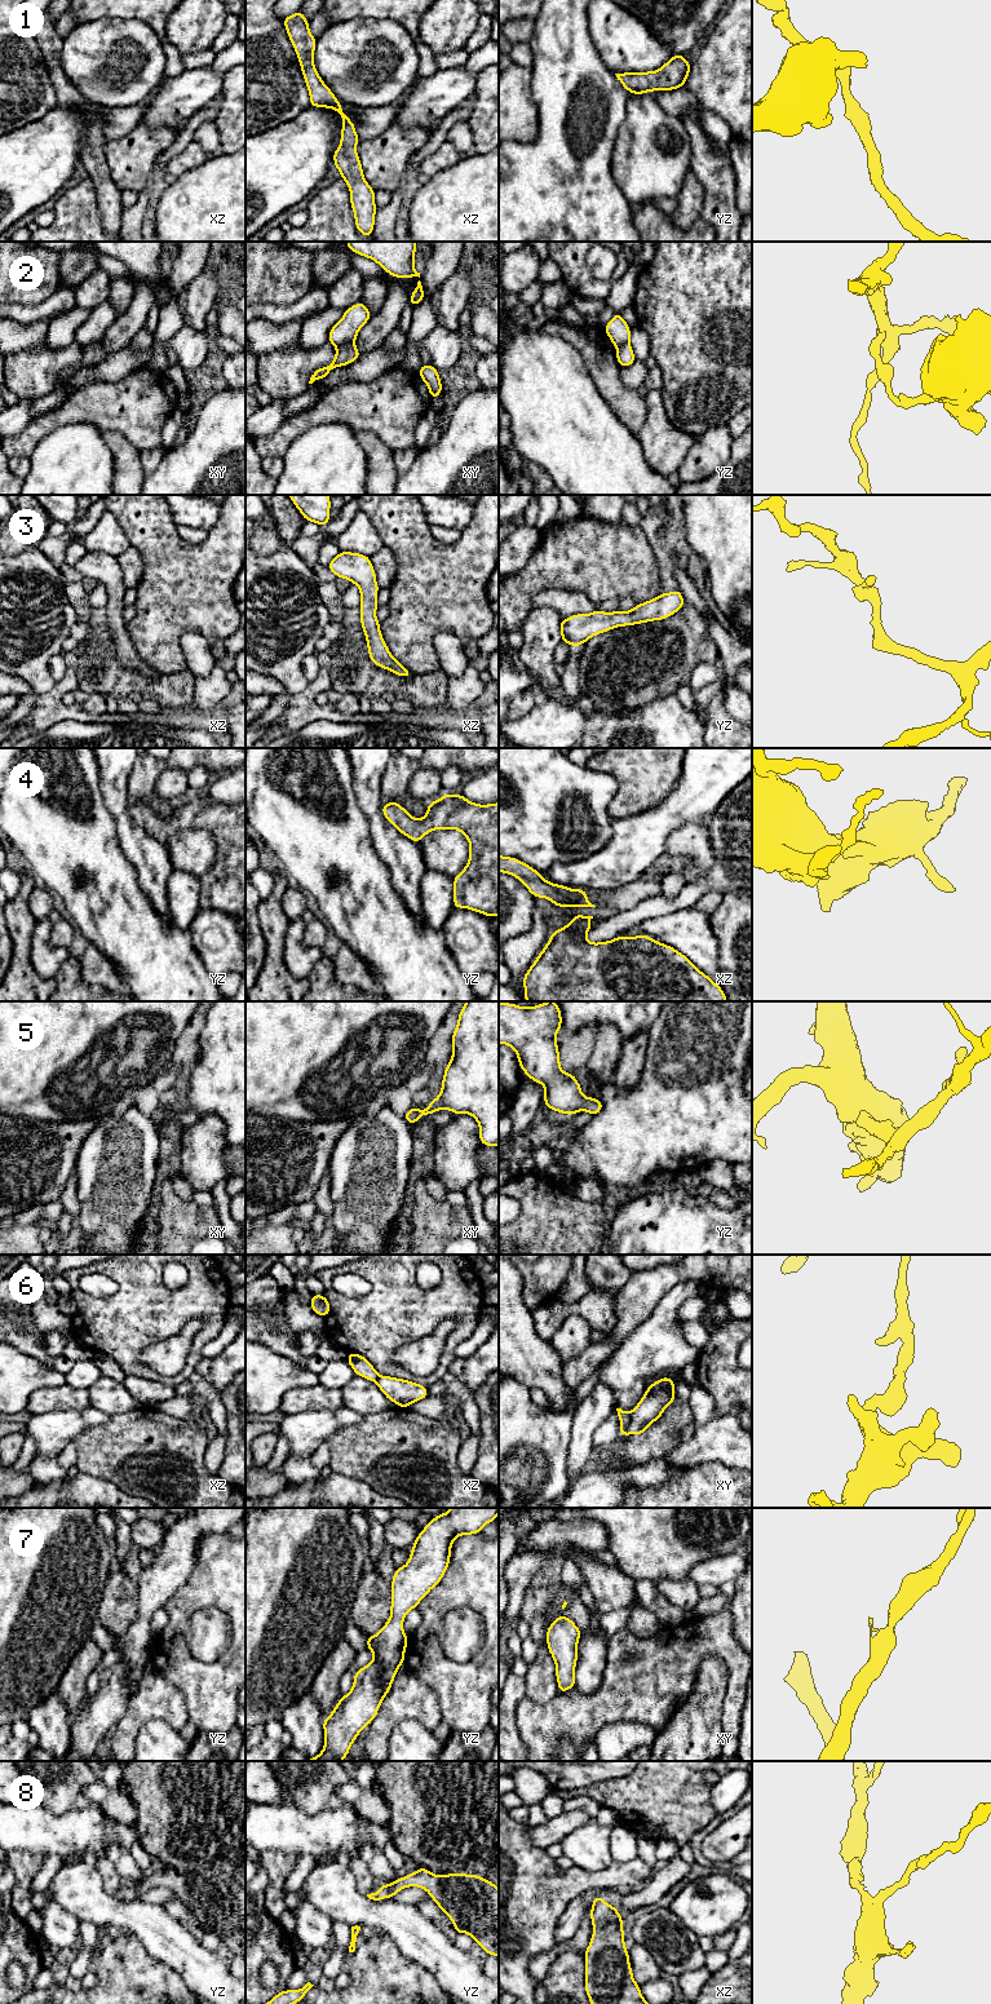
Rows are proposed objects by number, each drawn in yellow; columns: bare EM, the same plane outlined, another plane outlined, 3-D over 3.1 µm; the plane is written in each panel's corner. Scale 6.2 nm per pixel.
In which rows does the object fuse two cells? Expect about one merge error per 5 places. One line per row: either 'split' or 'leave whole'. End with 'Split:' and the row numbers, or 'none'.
1: leave whole
2: split
3: leave whole
4: leave whole
5: leave whole
6: split
7: leave whole
8: leave whole
Split: 2, 6

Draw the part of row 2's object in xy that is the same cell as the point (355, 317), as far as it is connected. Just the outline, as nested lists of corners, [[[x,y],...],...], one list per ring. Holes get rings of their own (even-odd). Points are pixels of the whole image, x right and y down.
[[[363,301],[344,311],[342,318],[329,329],[328,342],[340,346],[357,340],[359,329],[370,320],[371,311]]]

